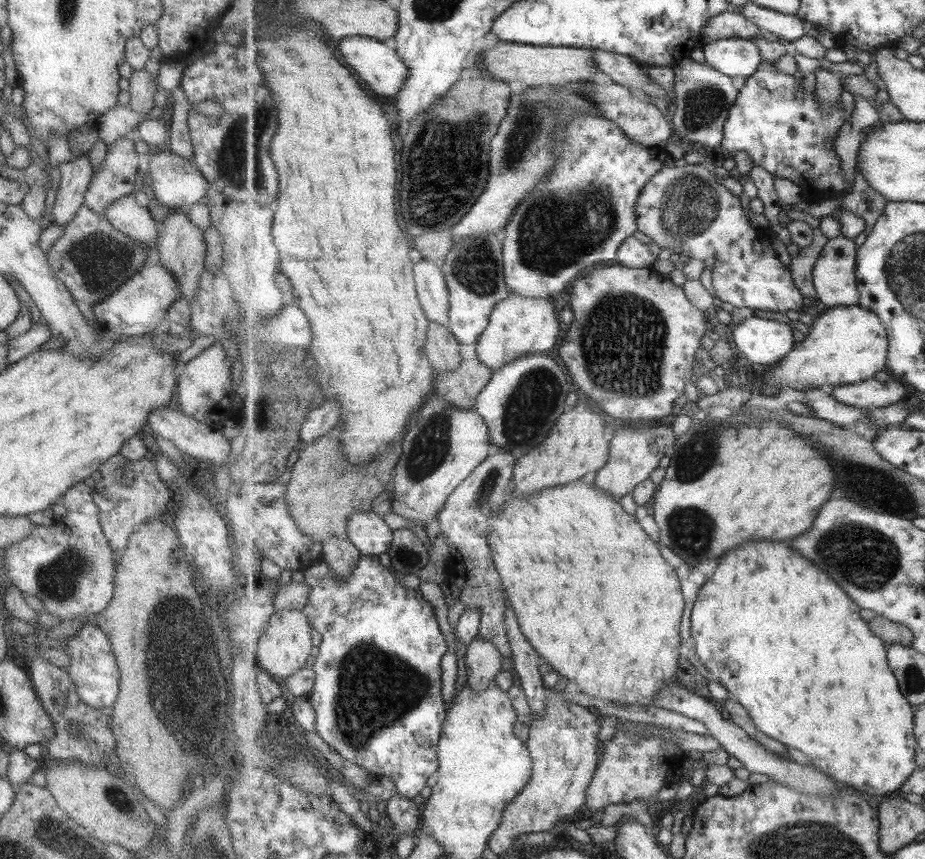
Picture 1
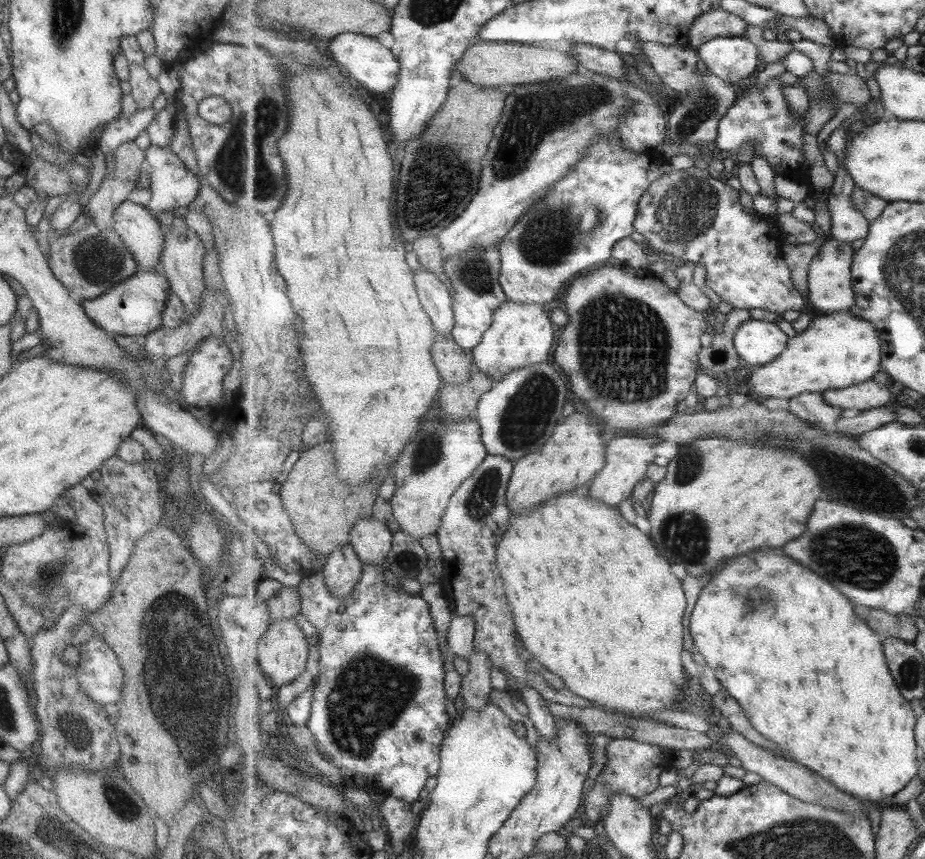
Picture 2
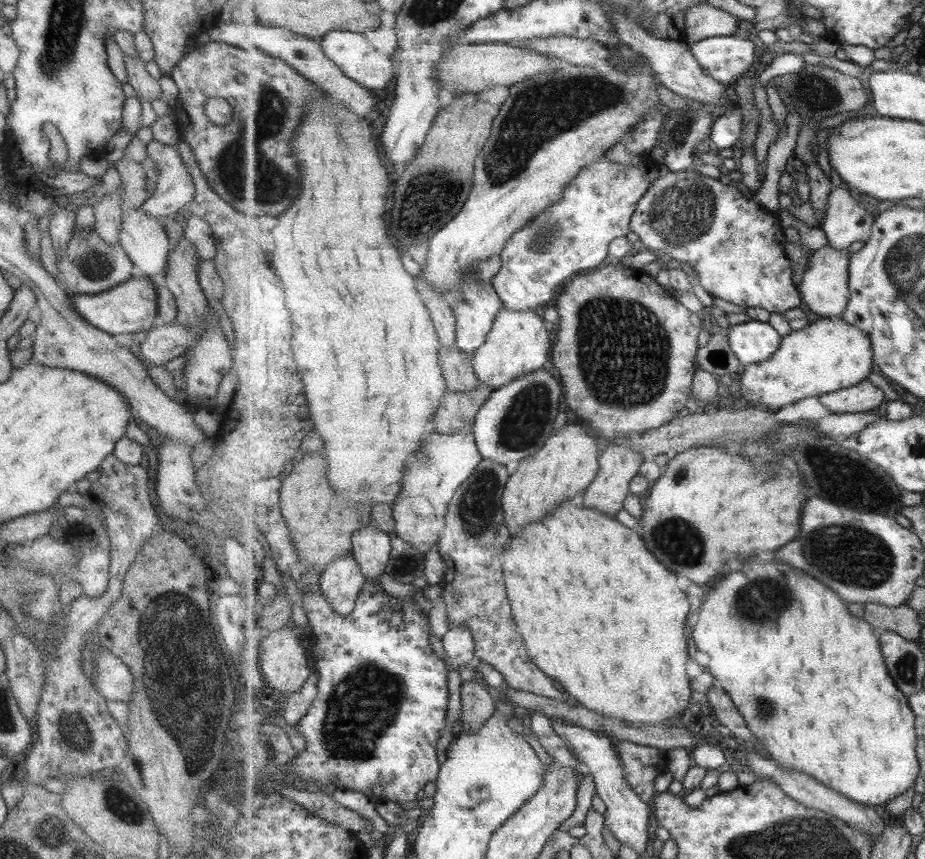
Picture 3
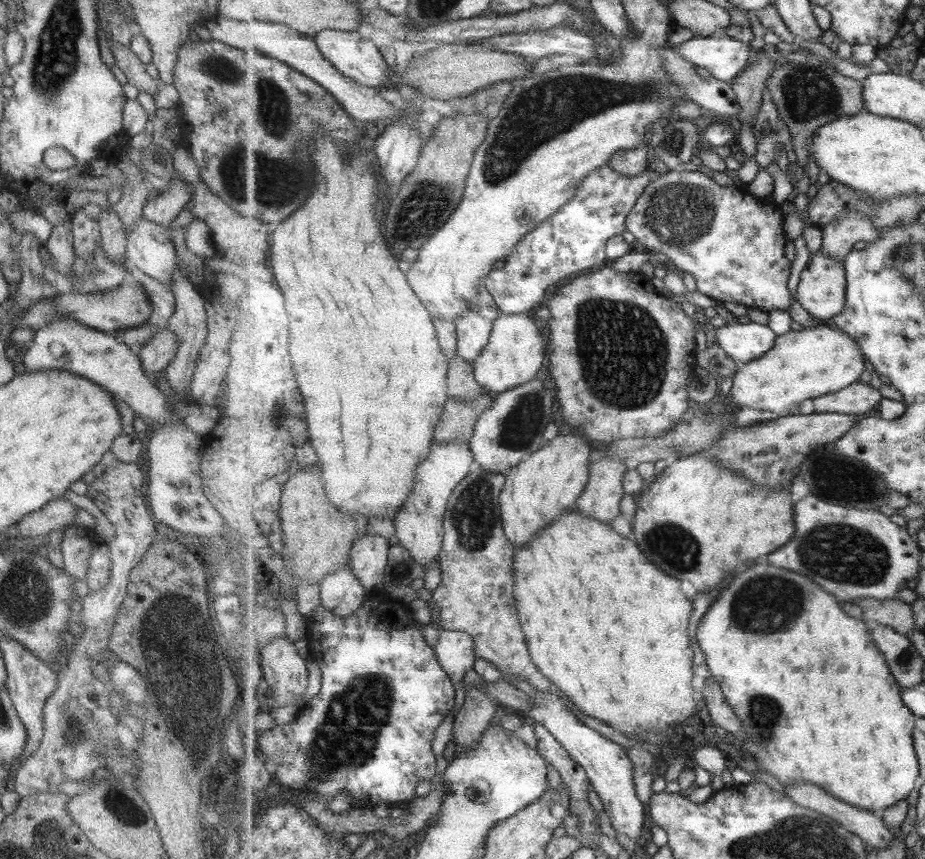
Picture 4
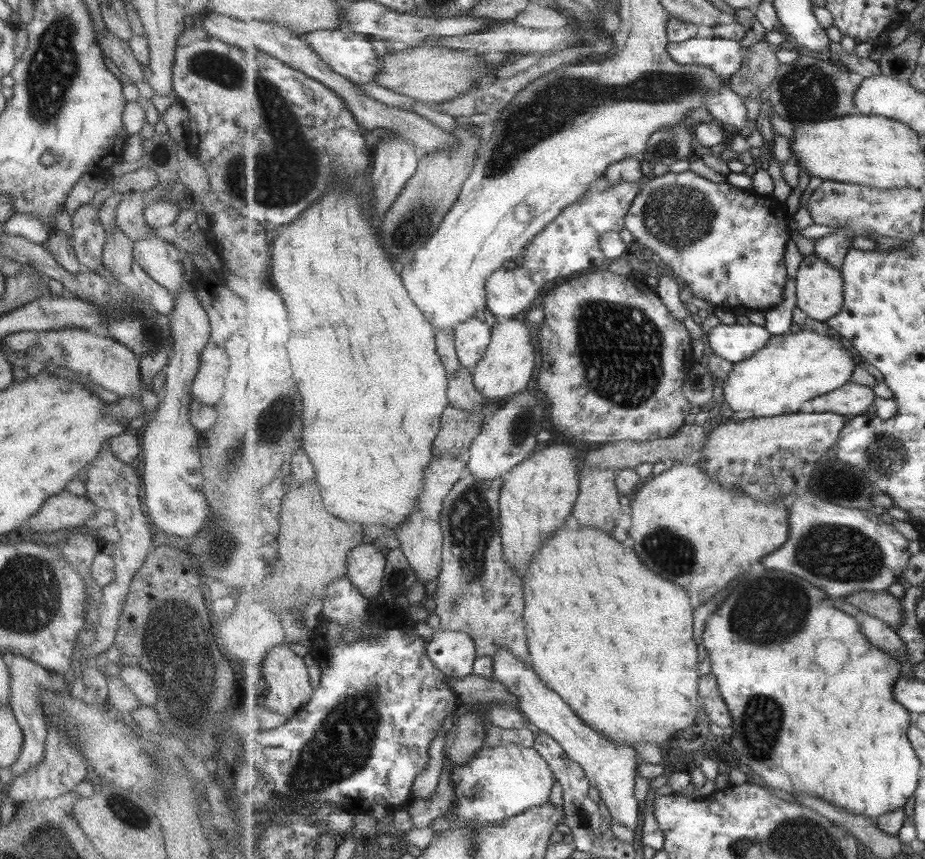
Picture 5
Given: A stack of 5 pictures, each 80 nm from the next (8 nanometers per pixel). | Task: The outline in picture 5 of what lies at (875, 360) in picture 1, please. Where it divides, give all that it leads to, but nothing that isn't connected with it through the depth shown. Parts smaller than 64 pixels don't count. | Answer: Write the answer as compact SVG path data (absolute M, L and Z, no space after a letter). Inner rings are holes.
M803 329L797 333L772 336L763 350L757 350L757 354L753 354L753 358L738 363L729 373L728 379L721 383L723 396L728 406L735 412L743 412L743 410L752 412L752 416L755 418L801 412L803 402L812 401L832 390L840 389L851 380L857 363L853 361L853 355L849 353L844 341L843 338L839 339Z

